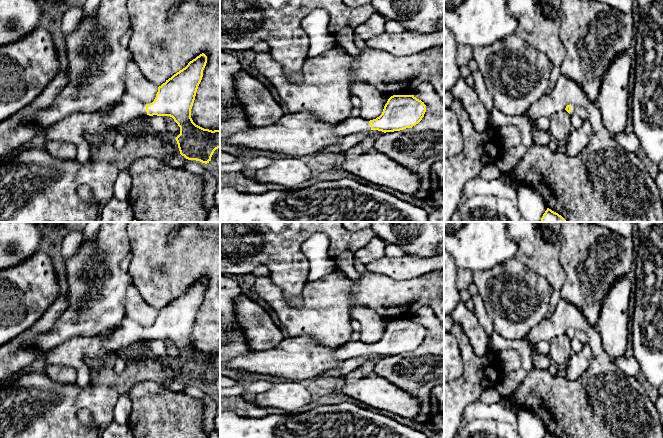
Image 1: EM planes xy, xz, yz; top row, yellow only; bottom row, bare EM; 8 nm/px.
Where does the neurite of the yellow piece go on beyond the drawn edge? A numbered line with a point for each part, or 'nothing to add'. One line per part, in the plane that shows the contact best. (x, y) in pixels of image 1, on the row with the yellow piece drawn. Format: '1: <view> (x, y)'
1: xy (128, 107)

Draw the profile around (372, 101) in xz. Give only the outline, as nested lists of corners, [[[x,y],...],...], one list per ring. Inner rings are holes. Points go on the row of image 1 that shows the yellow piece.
[[[356,82],[351,85],[352,94],[361,100],[360,117],[373,120],[379,117],[384,109],[384,95],[365,82]]]

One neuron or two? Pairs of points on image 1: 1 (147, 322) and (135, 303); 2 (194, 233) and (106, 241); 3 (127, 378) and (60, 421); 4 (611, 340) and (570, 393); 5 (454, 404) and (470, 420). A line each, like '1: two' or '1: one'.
1: one
2: two
3: one
4: two
5: two

